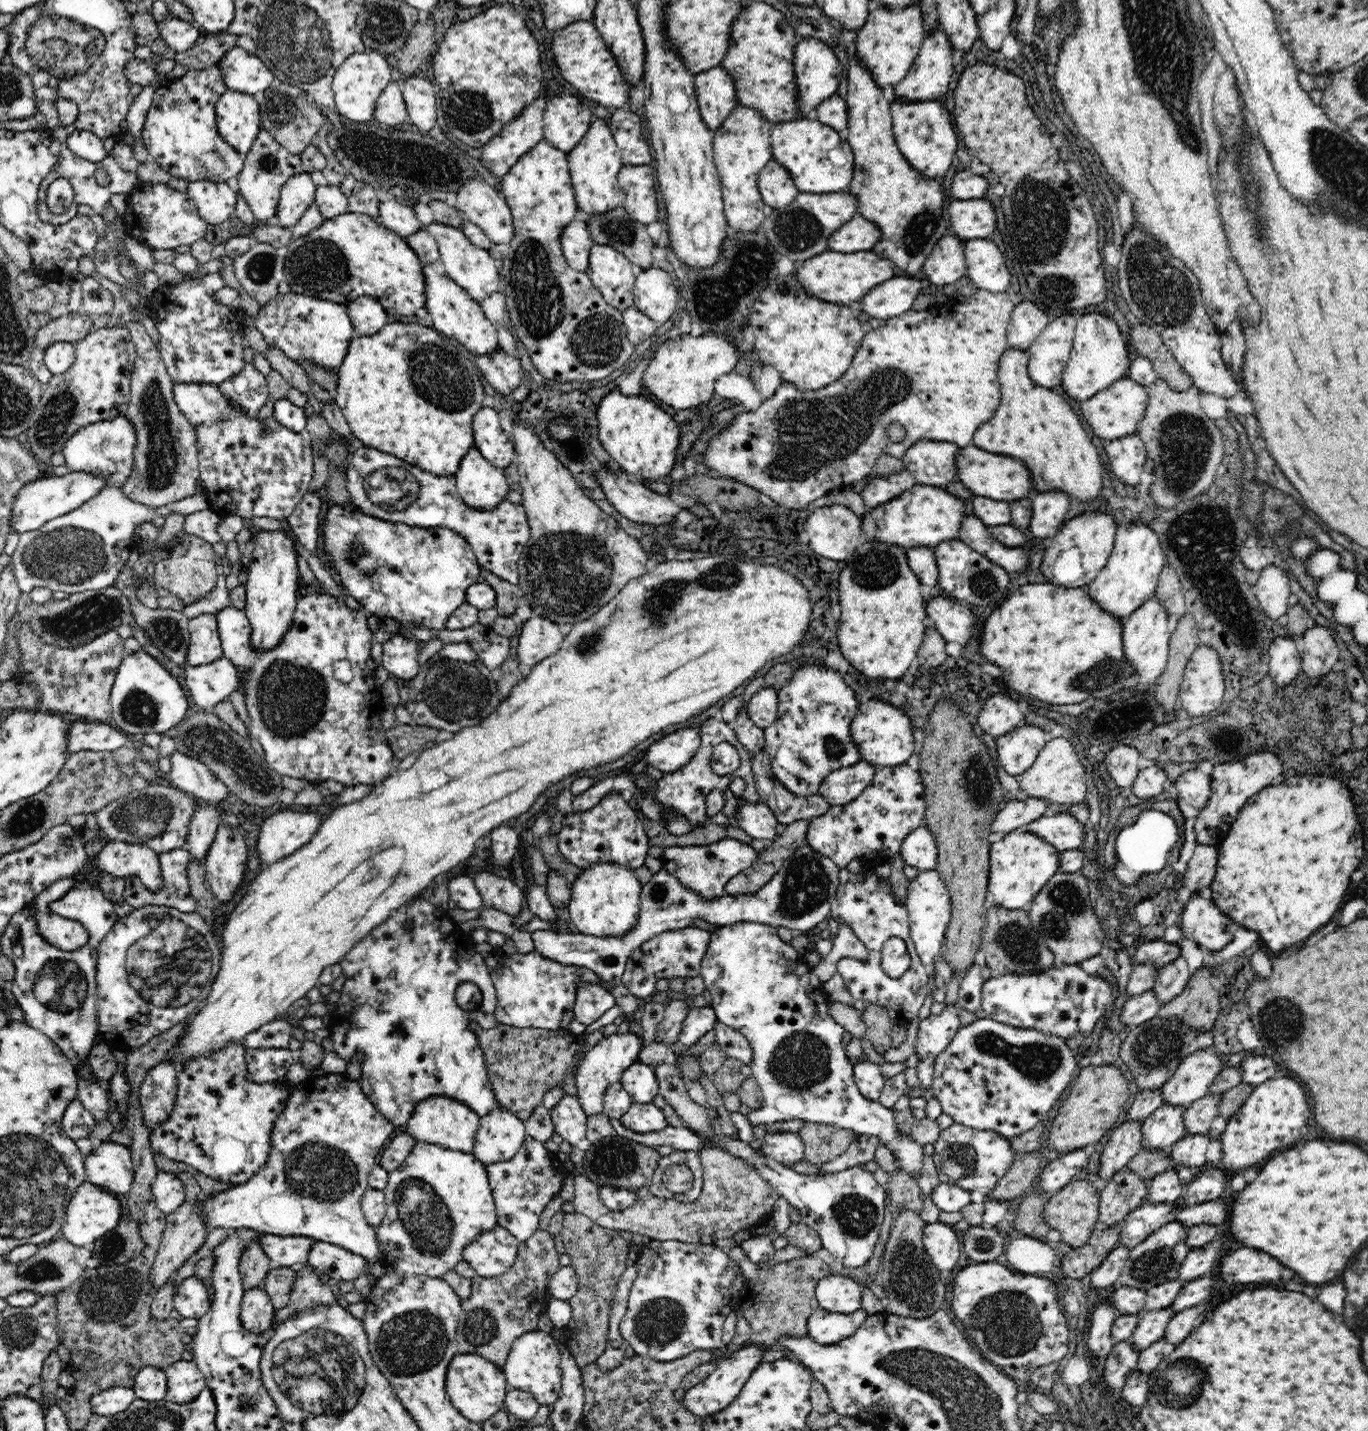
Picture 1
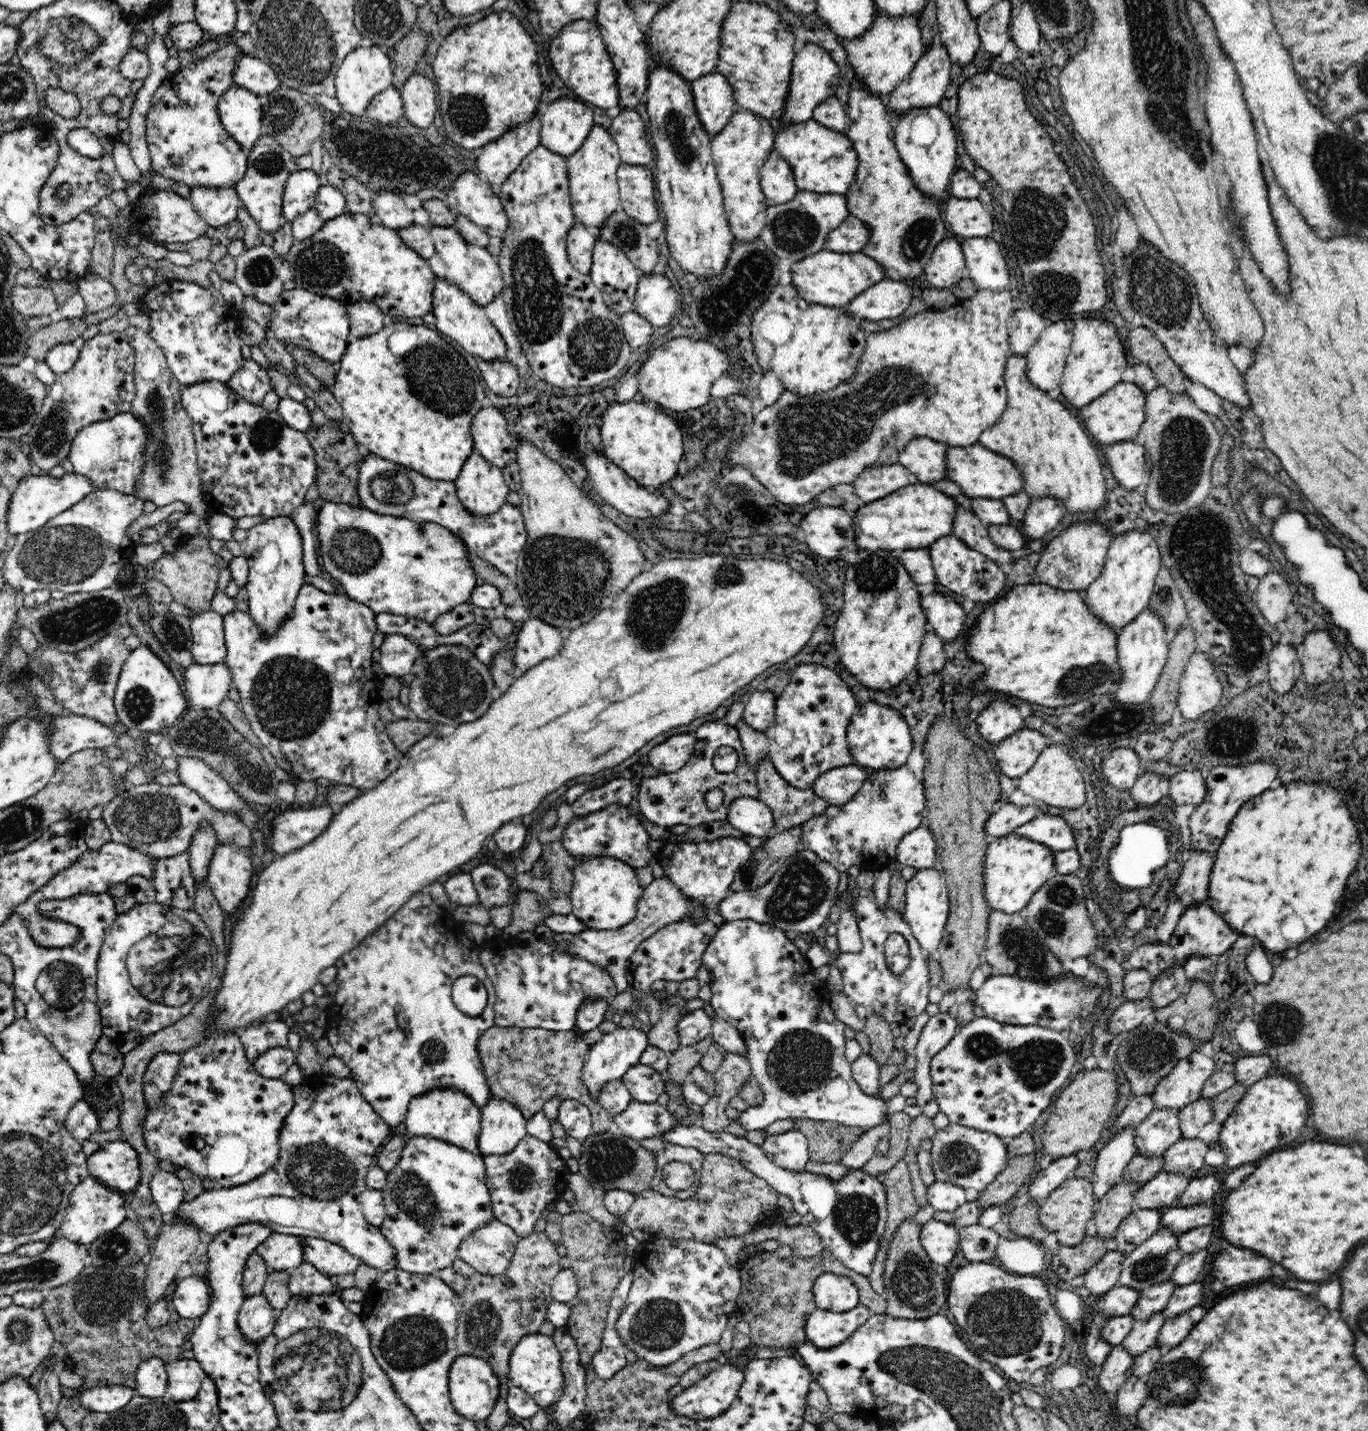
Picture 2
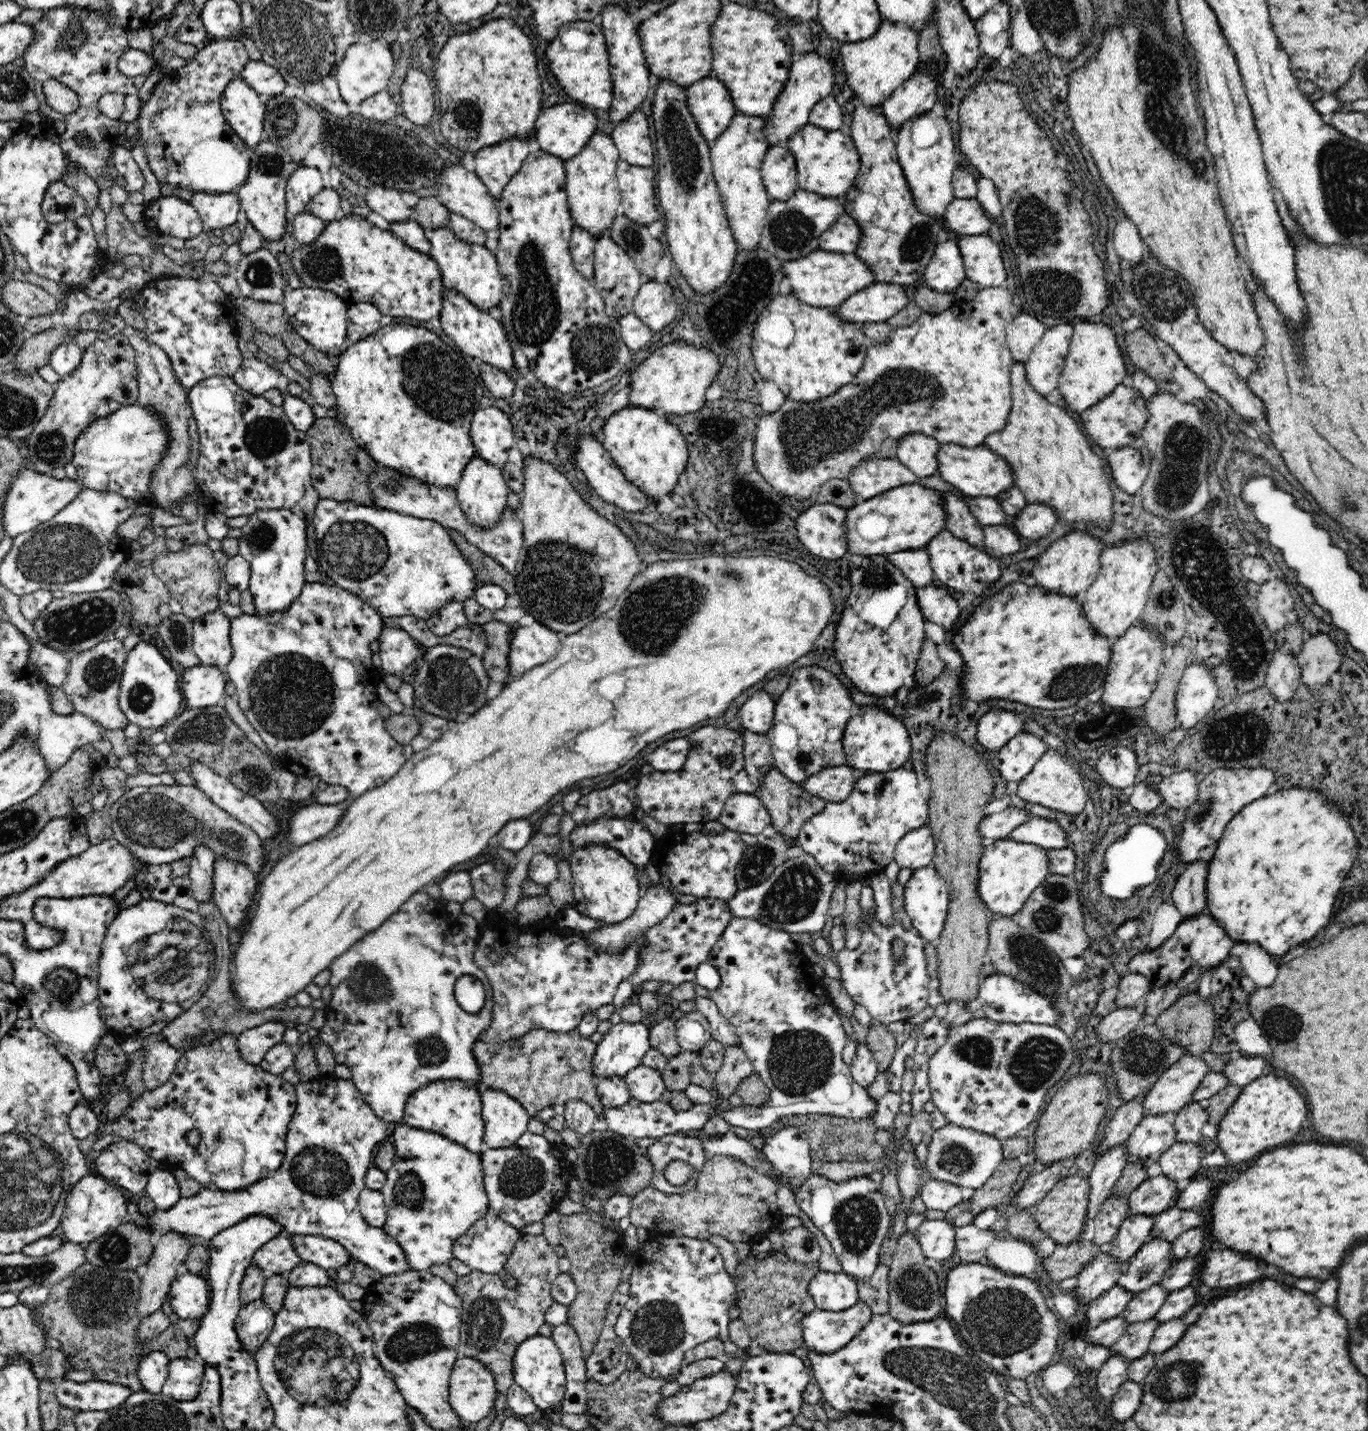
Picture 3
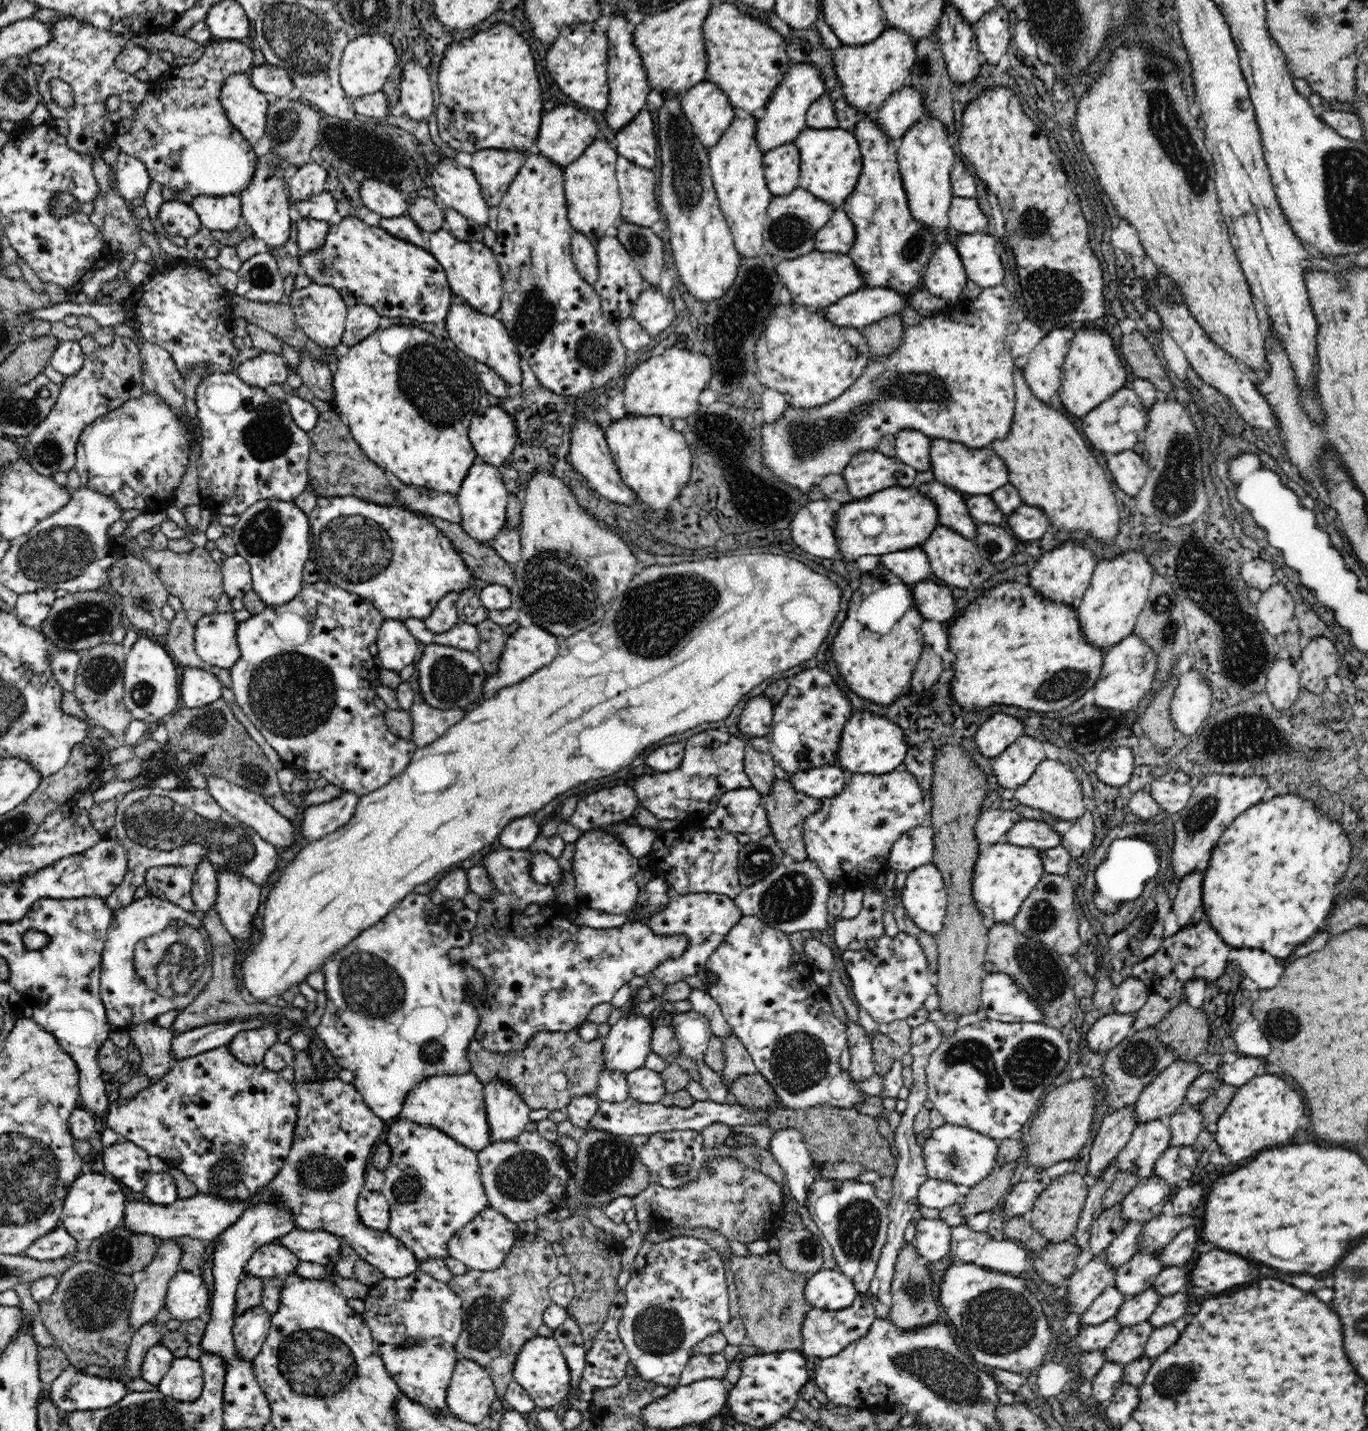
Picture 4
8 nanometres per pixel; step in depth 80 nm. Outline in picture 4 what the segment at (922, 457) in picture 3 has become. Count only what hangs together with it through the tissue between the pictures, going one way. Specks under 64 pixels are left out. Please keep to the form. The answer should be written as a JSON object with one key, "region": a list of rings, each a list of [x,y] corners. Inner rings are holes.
{"region":[[[904,429],[895,434],[895,454],[916,472],[932,470],[930,449],[932,438],[923,432]]]}

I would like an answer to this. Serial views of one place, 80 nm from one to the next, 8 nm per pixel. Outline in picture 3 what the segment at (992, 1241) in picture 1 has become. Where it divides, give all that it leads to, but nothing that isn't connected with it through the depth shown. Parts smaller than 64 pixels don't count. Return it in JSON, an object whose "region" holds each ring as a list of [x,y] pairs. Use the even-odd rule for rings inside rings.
{"region":[[[969,1224],[955,1229],[955,1250],[960,1258],[966,1262],[979,1262],[984,1258],[986,1249],[997,1238],[992,1229],[980,1230],[977,1226]]]}

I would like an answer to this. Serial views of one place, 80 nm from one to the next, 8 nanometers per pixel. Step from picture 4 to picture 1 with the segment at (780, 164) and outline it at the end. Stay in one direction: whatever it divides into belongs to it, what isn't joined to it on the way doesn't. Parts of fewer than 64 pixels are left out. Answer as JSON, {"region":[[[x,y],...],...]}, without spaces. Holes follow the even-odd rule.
{"region":[[[774,159],[762,168],[758,187],[763,202],[774,210],[786,208],[800,194],[788,172]]]}

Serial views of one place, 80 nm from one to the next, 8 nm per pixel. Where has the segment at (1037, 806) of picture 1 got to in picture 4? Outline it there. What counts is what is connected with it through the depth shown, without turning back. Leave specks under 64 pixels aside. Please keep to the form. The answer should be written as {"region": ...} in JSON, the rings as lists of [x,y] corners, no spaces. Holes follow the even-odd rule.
{"region":[[[999,808],[981,814],[976,822],[976,838],[979,843],[1007,842],[1006,834],[1022,820],[1015,810]]]}

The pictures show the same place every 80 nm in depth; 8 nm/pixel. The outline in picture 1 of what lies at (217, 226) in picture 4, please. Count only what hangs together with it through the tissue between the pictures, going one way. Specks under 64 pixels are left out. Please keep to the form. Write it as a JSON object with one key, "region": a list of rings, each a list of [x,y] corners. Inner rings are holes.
{"region":[[[189,182],[186,194],[196,203],[198,213],[208,225],[222,224],[235,213],[237,192],[226,183]]]}

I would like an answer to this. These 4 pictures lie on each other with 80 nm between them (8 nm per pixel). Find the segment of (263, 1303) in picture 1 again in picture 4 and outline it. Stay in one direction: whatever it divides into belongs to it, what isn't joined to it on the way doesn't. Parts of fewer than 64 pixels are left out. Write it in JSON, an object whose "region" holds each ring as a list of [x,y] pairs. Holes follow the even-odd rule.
{"region":[[[258,1304],[234,1319],[232,1332],[240,1358],[253,1361],[258,1356],[268,1336],[272,1315]]]}

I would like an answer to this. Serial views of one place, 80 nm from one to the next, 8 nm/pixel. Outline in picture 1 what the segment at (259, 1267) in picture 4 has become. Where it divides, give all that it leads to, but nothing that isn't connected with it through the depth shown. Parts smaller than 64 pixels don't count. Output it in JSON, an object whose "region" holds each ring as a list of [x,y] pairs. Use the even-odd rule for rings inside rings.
{"region":[[[264,1234],[261,1247],[269,1256],[271,1267],[299,1267],[308,1264],[312,1245],[318,1241],[308,1236],[278,1236]]]}

